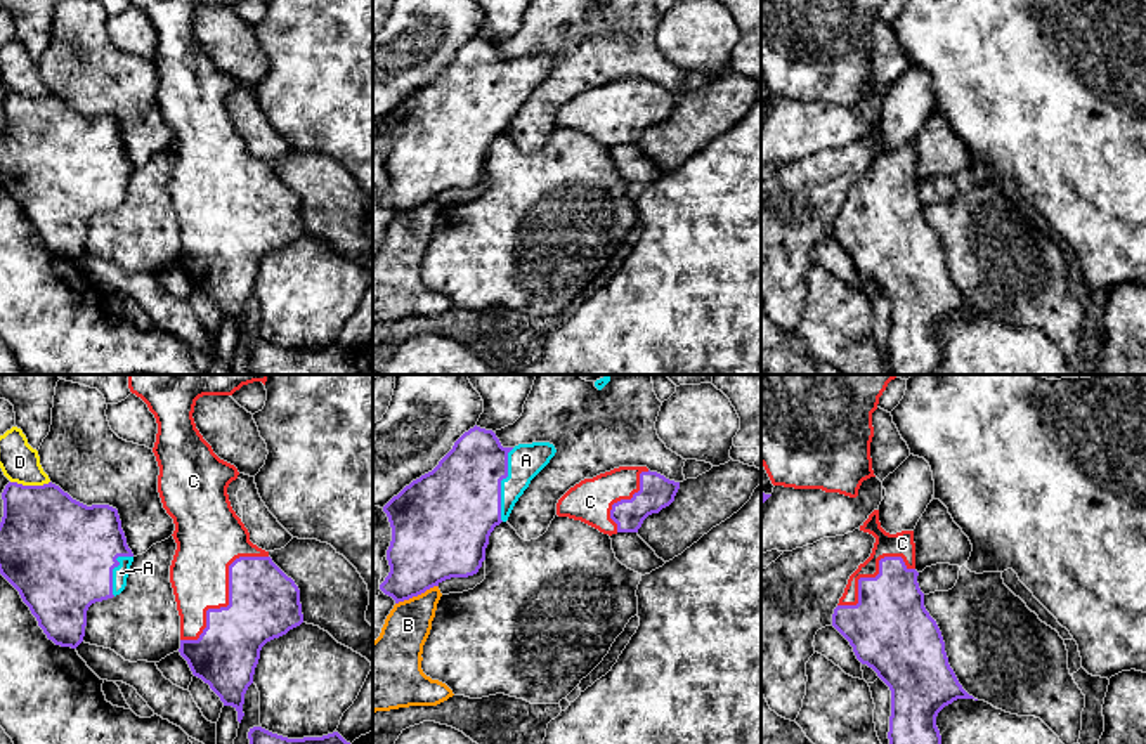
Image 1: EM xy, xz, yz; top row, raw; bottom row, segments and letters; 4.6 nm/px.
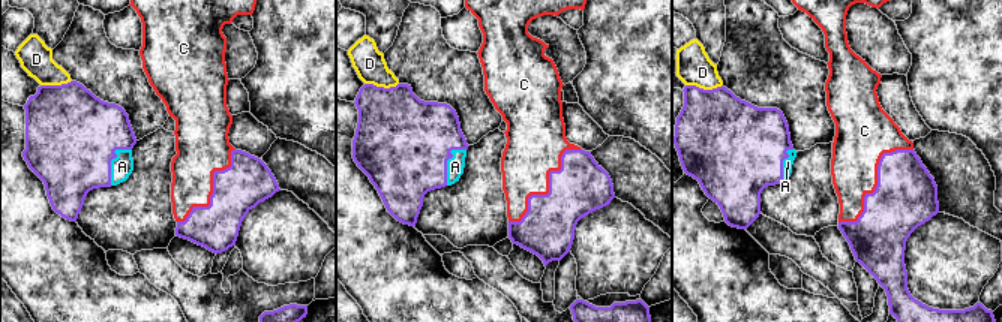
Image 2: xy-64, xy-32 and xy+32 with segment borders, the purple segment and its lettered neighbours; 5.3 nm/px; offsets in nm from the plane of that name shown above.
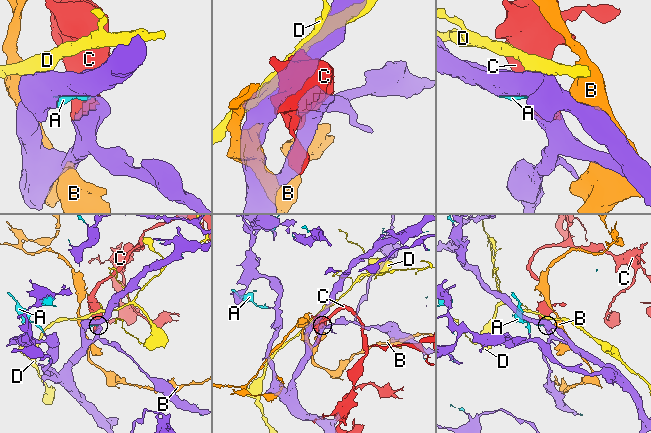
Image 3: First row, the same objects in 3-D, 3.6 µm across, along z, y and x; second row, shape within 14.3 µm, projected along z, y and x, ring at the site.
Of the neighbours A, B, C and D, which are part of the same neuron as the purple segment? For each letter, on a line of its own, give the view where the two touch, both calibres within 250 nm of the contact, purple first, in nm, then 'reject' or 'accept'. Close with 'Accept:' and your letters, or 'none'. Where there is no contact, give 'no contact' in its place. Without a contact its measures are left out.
A: xz | 400/160 nm | accept
B: xz | 360/220 nm | reject
C: xy | 340/280 nm | accept
D: xy | 440/180 nm | reject
Accept: A, C

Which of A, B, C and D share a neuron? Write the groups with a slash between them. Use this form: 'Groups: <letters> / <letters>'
Groups: A C / B / D

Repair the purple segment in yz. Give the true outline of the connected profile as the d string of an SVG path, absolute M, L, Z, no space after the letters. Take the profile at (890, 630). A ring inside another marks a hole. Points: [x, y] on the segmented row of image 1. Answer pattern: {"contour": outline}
{"contour": "M874 510L860 531L876 538L870 557L850 576L843 597L832 614L832 626L850 642L856 659L872 668L891 690L889 744L941 744L936 727L938 713L957 699L974 699L959 683L948 664L945 642L936 621L924 607L915 571L914 531L889 534L881 527L879 510Z"}

